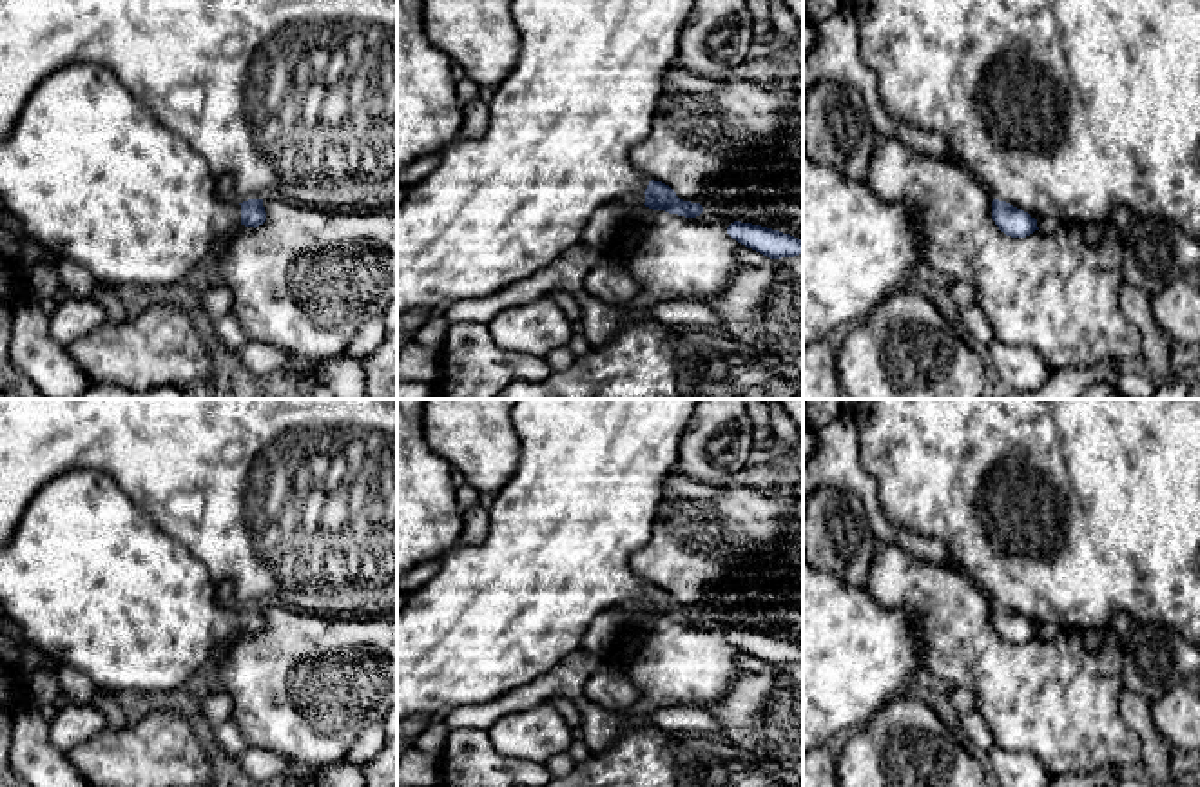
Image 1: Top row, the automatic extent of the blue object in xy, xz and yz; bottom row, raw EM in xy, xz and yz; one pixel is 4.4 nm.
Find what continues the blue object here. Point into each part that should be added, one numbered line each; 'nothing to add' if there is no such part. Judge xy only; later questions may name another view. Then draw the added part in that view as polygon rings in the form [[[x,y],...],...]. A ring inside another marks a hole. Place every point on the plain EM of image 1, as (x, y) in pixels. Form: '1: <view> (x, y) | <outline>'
1: xy (89, 577) | [[[74,470],[49,481],[33,497],[24,511],[13,537],[0,546],[0,613],[11,620],[24,638],[40,647],[47,656],[63,660],[87,675],[98,687],[120,691],[167,693],[196,684],[196,678],[210,656],[241,631],[241,611],[227,609],[216,602],[218,584],[210,578],[207,568],[178,540],[169,537],[154,519],[140,508],[131,495],[107,471]]]

